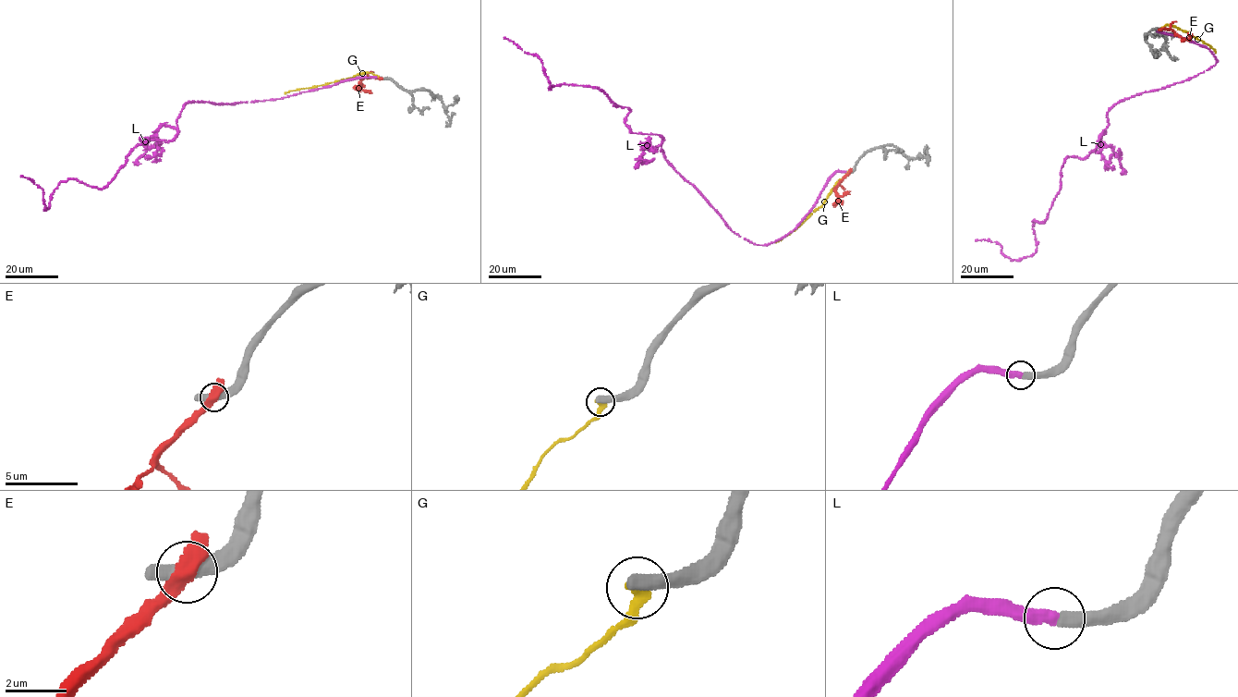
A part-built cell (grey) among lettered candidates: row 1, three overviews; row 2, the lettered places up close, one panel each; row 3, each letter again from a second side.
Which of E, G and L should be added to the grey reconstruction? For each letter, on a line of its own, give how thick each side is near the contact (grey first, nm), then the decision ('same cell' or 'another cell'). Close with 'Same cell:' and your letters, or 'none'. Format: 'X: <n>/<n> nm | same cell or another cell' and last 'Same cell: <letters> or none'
E: 460/380 nm | another cell
G: 550/360 nm | another cell
L: 480/420 nm | same cell
Same cell: L

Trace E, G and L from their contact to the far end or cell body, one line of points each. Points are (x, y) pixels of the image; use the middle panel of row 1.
E: (850, 172), (835, 189), (837, 201), (834, 203), (843, 201)
G: (846, 172), (819, 207), (774, 242)
L: (845, 172), (754, 244), (626, 107), (549, 89), (503, 37)

